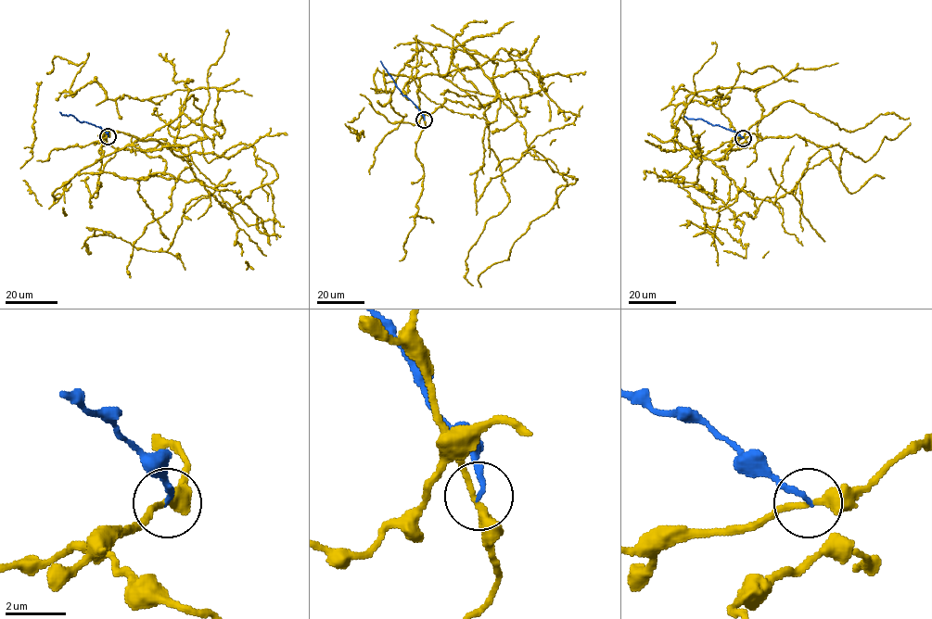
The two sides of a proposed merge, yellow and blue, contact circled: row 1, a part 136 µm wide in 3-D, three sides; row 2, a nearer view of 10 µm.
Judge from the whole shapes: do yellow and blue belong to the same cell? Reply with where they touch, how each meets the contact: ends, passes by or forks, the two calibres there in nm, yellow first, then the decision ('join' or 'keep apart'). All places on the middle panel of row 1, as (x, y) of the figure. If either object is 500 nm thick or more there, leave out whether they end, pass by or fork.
(424, 120) | yellow passes by | blue ends | 240/160 nm | keep apart

